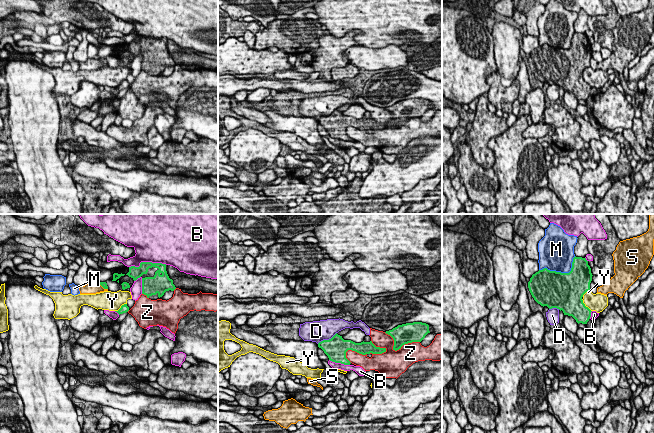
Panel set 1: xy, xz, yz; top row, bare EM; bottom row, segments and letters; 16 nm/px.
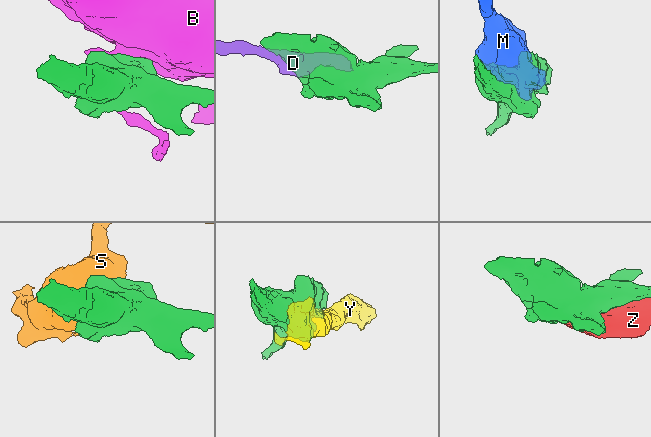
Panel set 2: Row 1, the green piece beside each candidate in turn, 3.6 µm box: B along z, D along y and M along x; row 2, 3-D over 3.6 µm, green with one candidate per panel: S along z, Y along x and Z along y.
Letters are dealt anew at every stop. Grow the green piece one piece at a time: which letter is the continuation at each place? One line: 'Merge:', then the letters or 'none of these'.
Merge: none of these

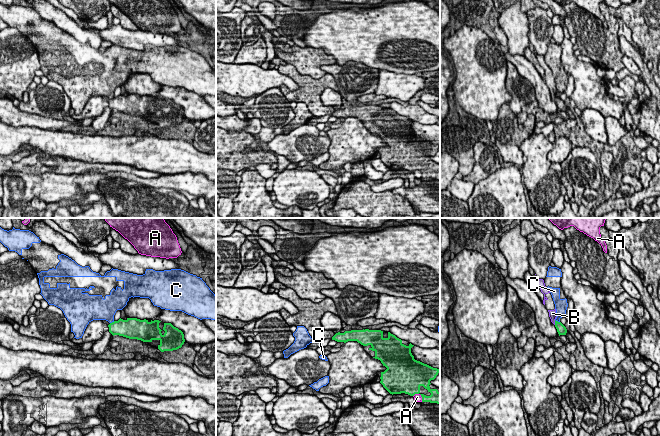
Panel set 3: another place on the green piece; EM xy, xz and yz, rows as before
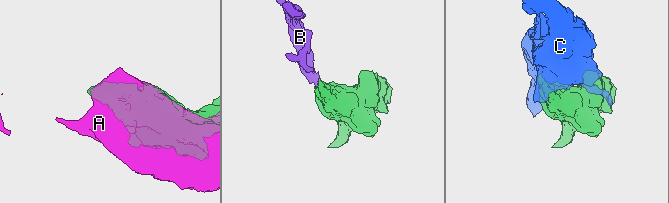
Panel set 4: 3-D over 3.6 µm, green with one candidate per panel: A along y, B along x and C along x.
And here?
Merge: B

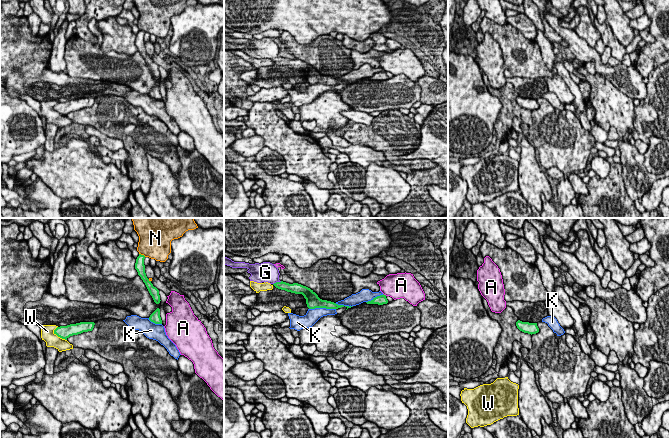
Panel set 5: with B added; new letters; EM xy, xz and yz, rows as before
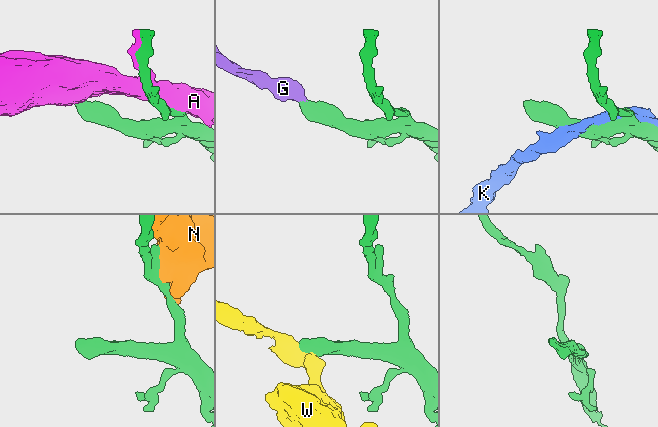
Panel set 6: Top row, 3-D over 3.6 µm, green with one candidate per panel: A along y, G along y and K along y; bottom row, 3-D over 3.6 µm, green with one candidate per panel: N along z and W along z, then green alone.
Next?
Merge: G

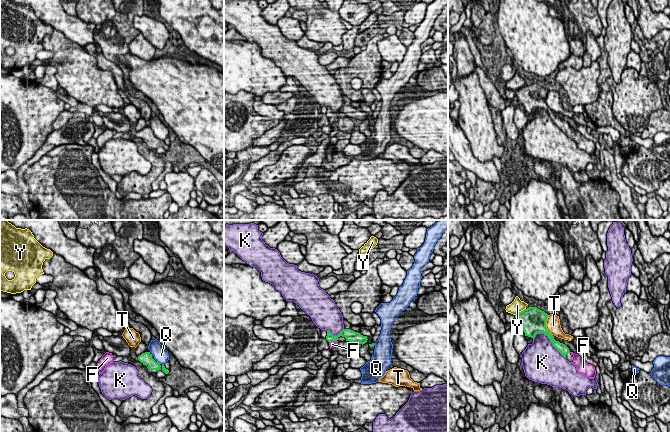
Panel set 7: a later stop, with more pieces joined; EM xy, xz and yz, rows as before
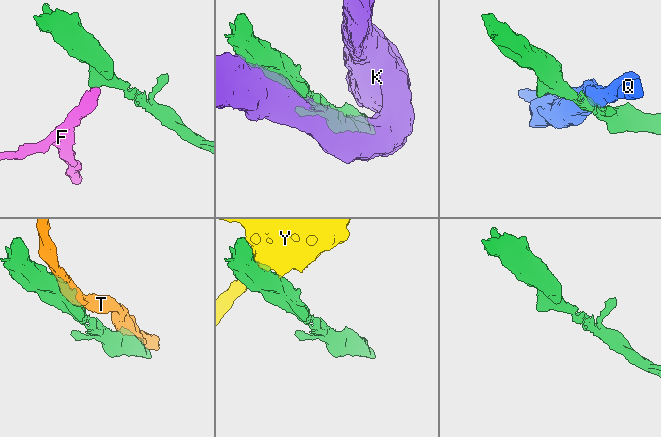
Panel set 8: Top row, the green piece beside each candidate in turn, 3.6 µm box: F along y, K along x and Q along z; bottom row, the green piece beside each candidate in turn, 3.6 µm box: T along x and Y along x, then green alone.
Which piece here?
Merge: F

